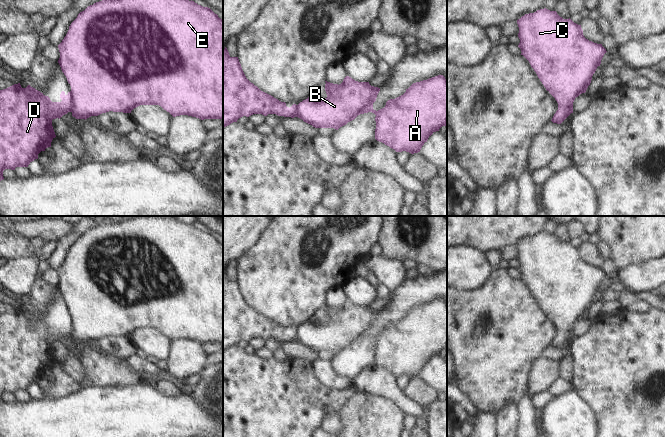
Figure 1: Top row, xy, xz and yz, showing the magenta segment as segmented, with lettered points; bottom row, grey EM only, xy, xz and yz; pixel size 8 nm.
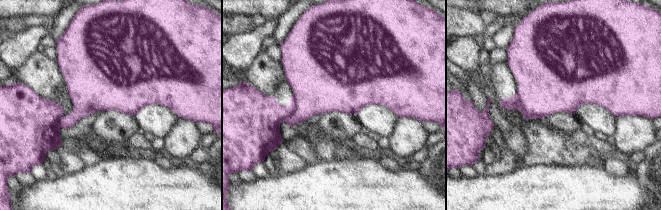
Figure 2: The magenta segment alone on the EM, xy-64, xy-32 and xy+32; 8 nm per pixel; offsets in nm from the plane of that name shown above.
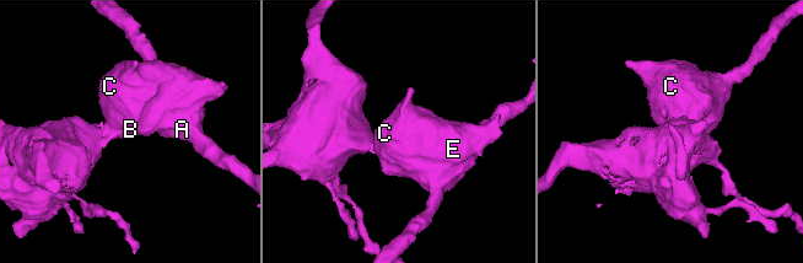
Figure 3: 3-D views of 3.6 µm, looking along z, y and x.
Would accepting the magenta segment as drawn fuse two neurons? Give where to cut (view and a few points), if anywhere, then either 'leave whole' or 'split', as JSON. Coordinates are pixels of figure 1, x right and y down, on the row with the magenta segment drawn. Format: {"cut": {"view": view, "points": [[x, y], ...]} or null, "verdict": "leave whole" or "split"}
{"cut": {"view": "xy", "points": [[70, 91], [74, 105], [72, 111]]}, "verdict": "split"}

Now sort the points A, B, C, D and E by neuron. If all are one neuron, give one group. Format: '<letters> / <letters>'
A B C E / D

